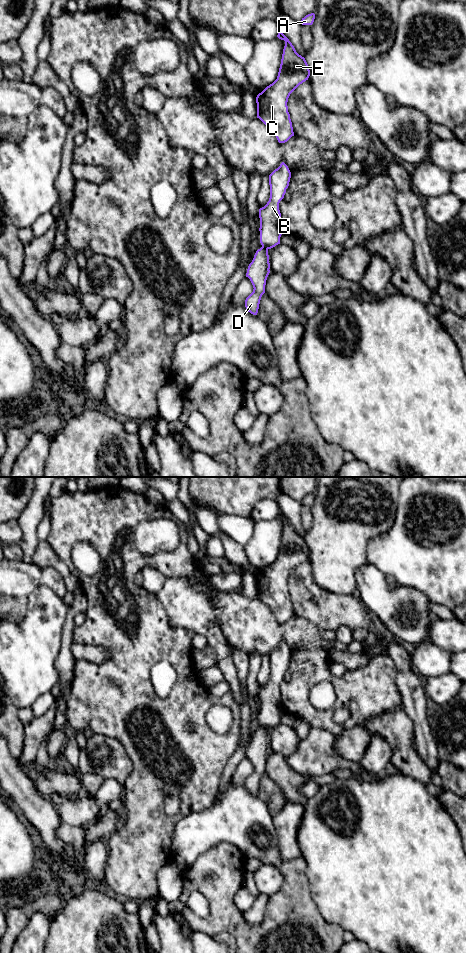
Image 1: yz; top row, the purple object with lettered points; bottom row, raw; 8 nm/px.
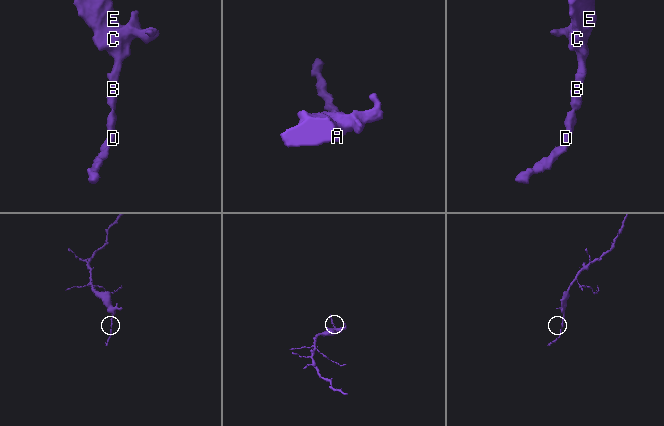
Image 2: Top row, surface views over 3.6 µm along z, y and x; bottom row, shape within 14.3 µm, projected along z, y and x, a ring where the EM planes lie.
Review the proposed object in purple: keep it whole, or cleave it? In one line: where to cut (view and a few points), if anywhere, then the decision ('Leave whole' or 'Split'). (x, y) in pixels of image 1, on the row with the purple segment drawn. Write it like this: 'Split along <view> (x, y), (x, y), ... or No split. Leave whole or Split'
No split. Leave whole

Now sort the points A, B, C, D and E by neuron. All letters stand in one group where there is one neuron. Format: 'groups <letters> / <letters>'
groups A B C D E

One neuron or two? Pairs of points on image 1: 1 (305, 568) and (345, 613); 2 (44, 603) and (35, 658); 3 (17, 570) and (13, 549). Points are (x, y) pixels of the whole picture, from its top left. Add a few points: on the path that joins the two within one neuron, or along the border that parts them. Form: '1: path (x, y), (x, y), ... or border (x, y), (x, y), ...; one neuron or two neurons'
1: path (305, 582), (331, 609); one neuron
2: path (44, 617), (35, 644); one neuron
3: border (10, 559), (21, 560); two neurons

